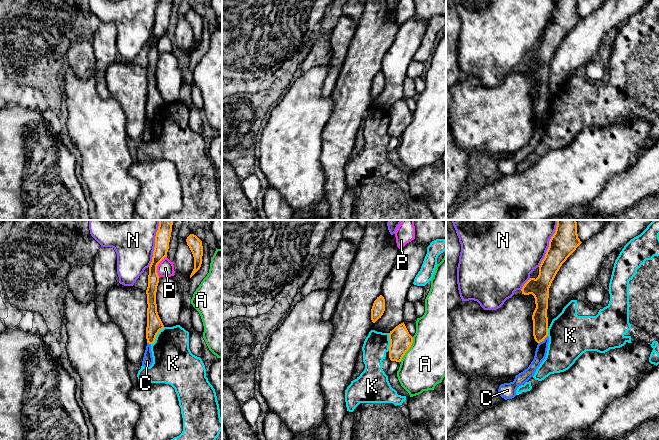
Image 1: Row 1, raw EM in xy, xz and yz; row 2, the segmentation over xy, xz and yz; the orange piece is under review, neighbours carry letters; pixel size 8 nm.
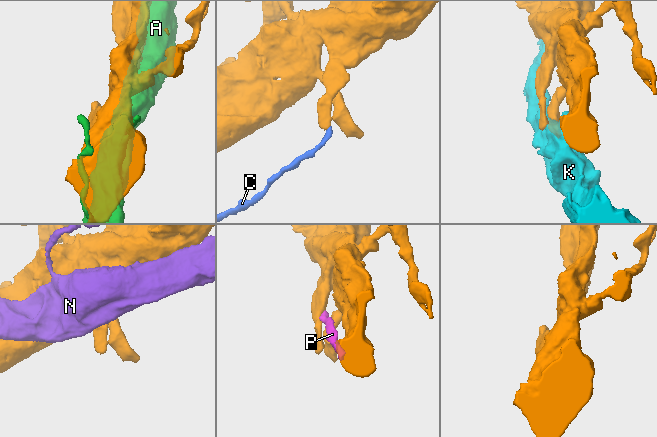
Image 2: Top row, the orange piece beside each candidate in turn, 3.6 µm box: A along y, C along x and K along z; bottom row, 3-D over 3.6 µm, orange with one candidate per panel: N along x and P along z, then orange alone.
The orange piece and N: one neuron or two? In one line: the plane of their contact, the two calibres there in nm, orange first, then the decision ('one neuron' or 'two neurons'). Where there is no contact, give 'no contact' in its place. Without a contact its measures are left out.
contact in xy; calibres 120 and 320 nm; two neurons

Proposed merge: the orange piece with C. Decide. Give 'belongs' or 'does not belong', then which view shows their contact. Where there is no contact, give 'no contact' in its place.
does not belong; meets orange in yz

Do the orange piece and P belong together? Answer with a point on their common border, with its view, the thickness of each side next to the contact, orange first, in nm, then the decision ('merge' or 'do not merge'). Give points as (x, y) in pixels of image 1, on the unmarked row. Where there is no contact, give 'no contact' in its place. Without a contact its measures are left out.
meets orange in xy at (156, 43); 120 nm thick on the orange side, 140 nm on the other; do not merge

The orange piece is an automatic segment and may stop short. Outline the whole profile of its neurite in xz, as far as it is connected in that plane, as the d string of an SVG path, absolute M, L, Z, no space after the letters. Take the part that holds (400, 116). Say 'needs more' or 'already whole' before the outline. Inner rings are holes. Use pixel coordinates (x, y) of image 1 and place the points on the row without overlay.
already whole; M404 98L396 102L389 109L389 134L391 137L401 138L405 129L413 119L413 113L409 110Z

